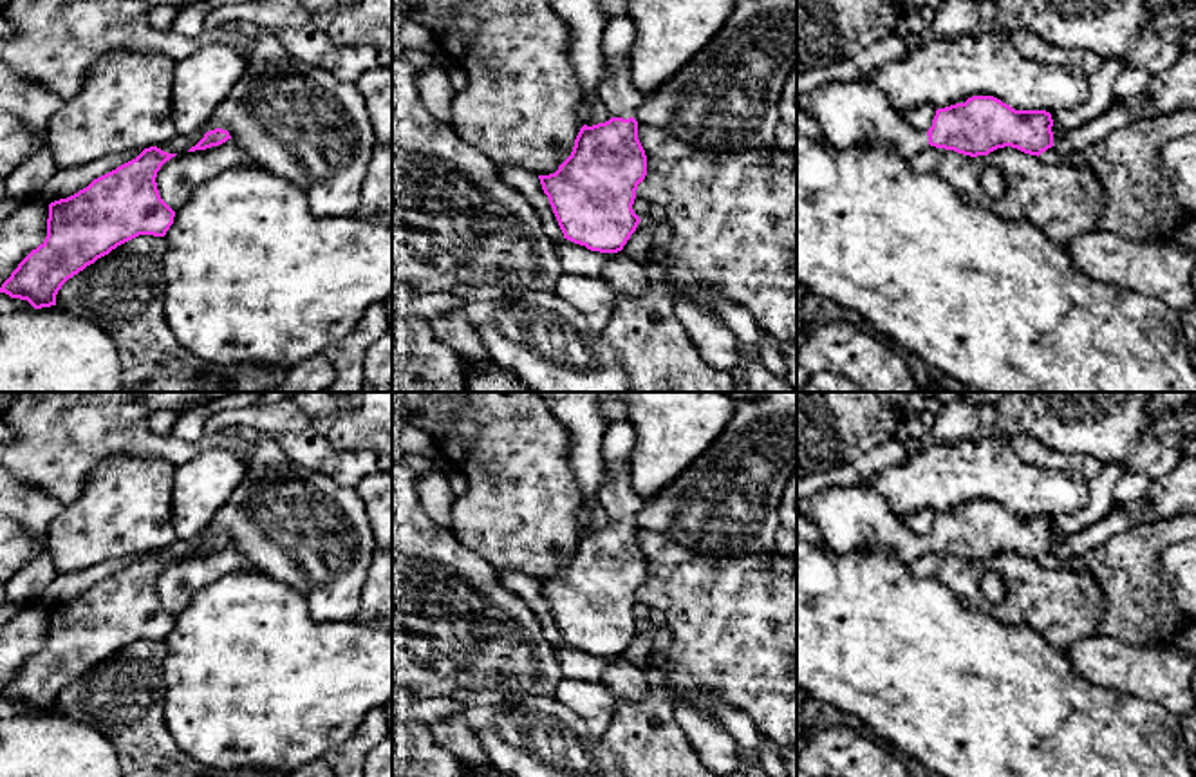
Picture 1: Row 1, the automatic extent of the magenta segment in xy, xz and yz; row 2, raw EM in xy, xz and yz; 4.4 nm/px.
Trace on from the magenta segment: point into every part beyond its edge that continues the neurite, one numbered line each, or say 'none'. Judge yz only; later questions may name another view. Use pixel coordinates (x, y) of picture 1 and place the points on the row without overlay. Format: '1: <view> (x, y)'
1: yz (853, 517)

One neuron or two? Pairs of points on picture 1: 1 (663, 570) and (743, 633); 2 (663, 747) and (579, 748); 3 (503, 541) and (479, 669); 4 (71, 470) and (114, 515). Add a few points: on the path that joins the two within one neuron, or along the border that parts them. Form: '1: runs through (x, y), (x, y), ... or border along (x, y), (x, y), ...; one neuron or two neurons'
1: runs through (683, 586), (723, 613); one neuron
2: border along (602, 743), (618, 758); two neurons
3: border along (463, 544), (479, 553), (497, 571); two neurons
4: border along (114, 454), (91, 474), (85, 490), (64, 508); two neurons

